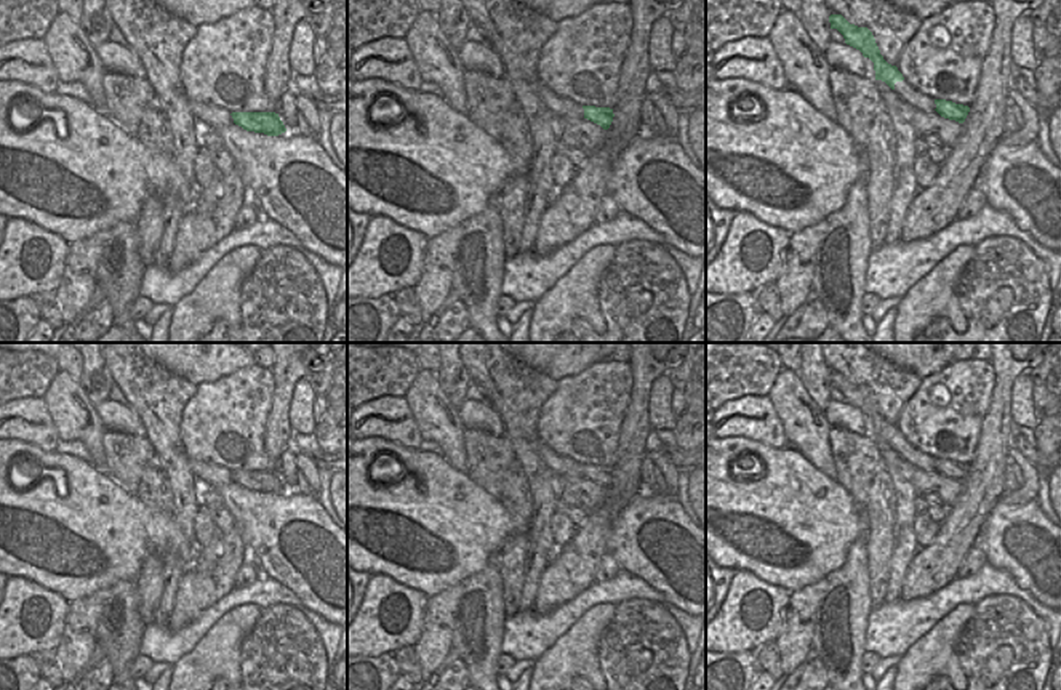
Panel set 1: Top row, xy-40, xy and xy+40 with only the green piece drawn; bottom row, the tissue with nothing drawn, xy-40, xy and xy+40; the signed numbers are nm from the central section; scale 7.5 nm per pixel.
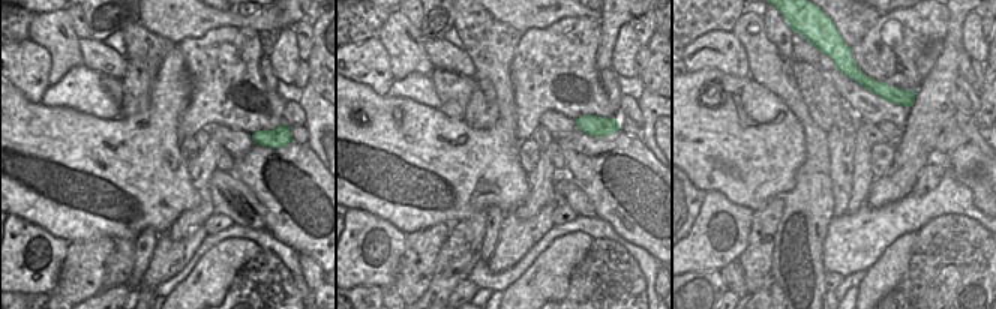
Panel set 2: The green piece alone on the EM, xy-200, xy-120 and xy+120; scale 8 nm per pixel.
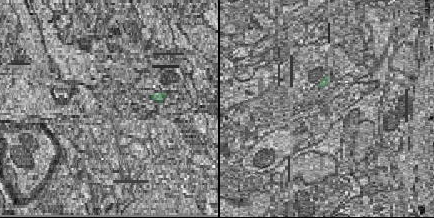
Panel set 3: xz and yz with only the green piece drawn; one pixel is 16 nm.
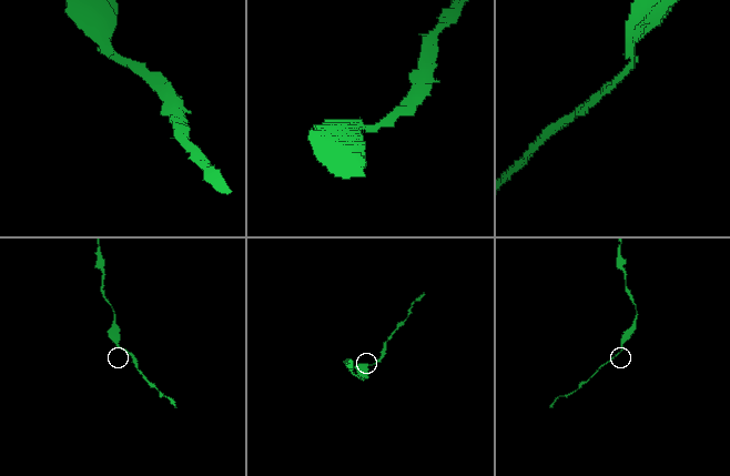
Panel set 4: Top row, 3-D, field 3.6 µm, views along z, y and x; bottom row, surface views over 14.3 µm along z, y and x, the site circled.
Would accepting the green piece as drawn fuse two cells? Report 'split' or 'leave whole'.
split

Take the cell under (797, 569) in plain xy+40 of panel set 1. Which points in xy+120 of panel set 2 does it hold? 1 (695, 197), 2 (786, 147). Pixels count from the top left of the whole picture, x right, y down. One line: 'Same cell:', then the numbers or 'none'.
Same cell: 2

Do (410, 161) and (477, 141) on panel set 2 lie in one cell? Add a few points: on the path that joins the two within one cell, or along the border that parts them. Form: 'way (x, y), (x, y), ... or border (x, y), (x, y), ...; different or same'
way (426, 161), (458, 161), (461, 158); same

